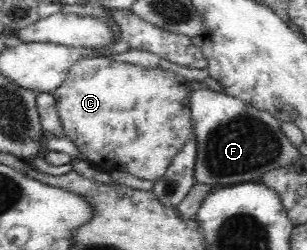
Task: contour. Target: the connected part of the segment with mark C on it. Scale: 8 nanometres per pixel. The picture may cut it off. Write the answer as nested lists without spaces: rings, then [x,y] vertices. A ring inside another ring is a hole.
[[[103,56],[83,58],[75,62],[63,84],[52,95],[63,134],[103,172],[126,171],[138,179],[155,182],[166,174],[167,166],[182,146],[187,144],[191,134],[189,82],[161,67],[141,68]]]

